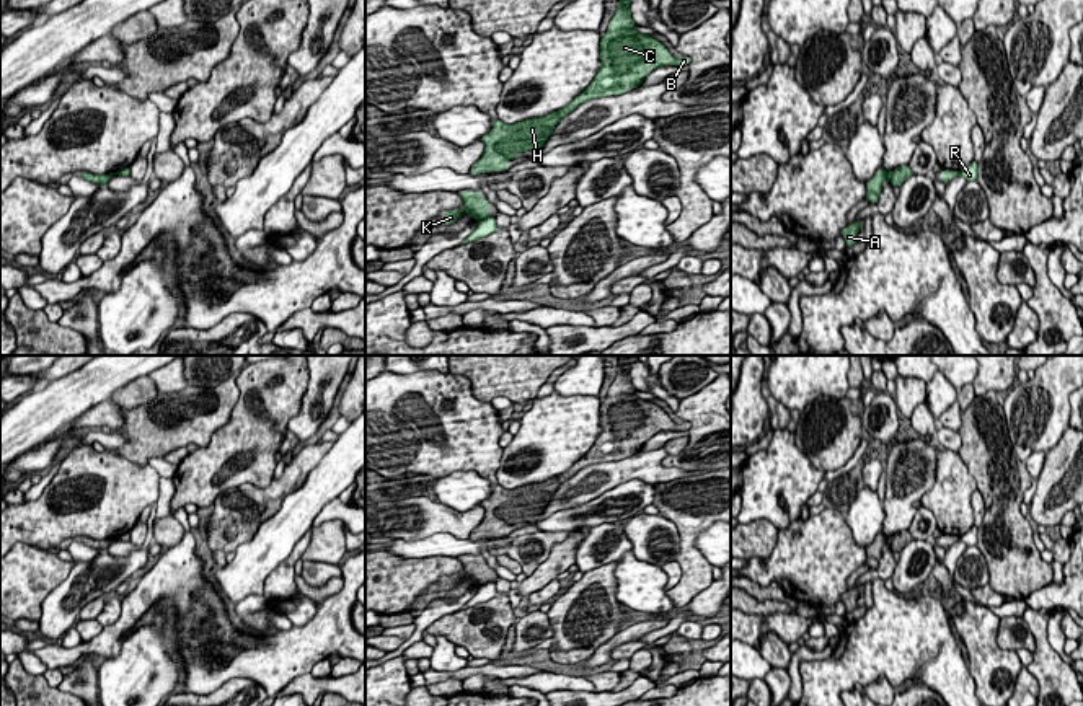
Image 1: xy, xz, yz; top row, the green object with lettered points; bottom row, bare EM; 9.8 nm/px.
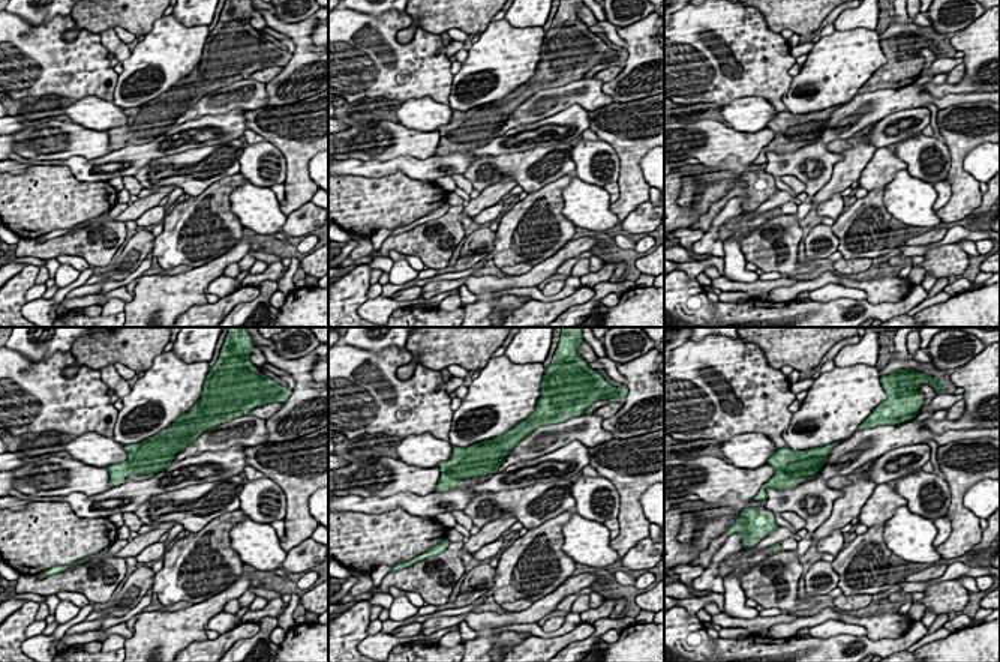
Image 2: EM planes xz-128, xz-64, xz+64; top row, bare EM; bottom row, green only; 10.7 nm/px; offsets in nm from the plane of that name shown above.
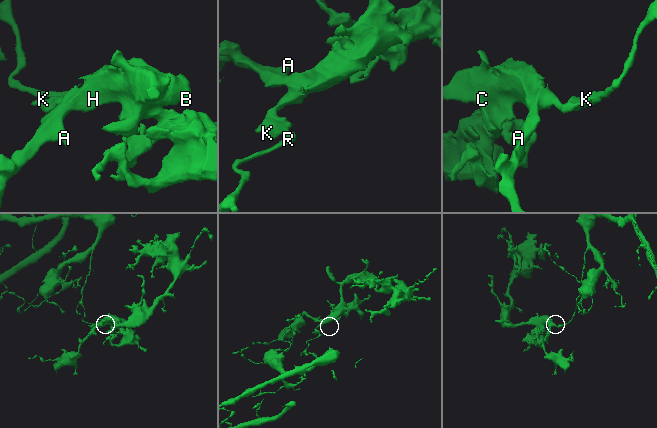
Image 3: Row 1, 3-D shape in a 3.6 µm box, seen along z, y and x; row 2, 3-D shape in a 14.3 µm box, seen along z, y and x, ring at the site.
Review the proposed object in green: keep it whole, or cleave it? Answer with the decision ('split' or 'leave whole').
split

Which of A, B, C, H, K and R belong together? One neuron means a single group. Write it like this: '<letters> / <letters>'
A B C H K / R

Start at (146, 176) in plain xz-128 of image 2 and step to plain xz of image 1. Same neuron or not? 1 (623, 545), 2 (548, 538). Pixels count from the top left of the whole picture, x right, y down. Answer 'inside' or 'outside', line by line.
1: inside
2: inside

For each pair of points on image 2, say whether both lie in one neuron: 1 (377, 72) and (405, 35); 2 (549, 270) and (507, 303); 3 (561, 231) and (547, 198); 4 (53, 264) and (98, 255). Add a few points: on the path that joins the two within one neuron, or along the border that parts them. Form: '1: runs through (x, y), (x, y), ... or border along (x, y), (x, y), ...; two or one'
1: border along (434, 35), (417, 27), (407, 42), (395, 38); two
2: runs through (532, 278), (504, 282), (497, 290); one
3: runs through (553, 224), (547, 218), (547, 206); one
4: border along (54, 257), (45, 261); two

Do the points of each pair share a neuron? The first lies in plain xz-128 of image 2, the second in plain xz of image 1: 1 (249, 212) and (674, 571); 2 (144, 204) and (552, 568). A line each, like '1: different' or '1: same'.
1: different
2: same

